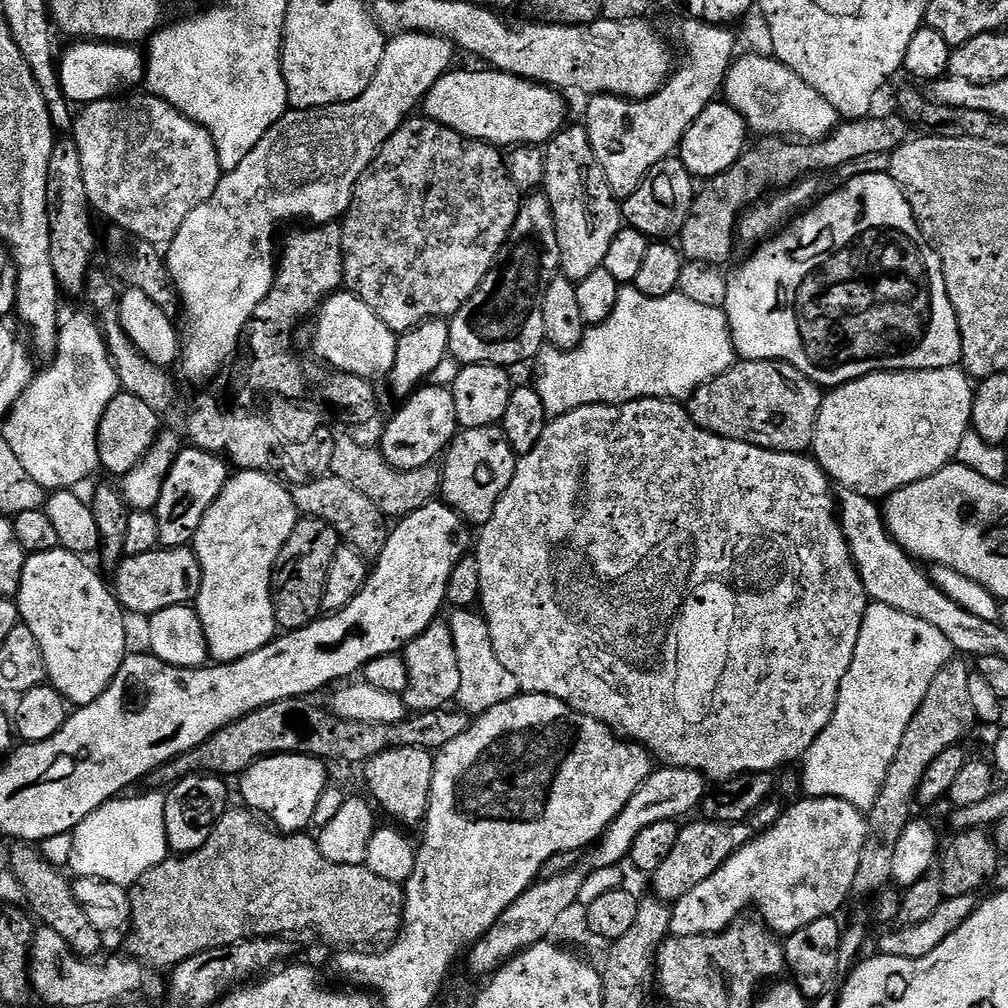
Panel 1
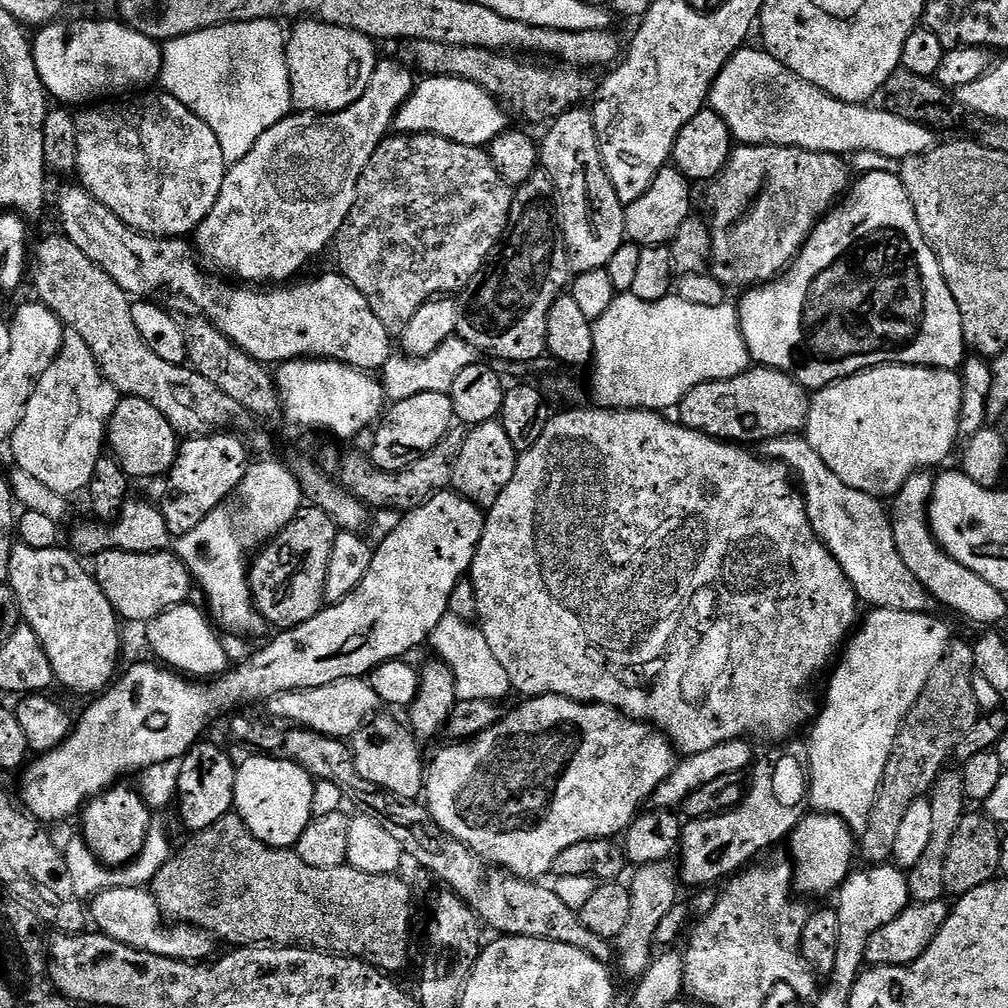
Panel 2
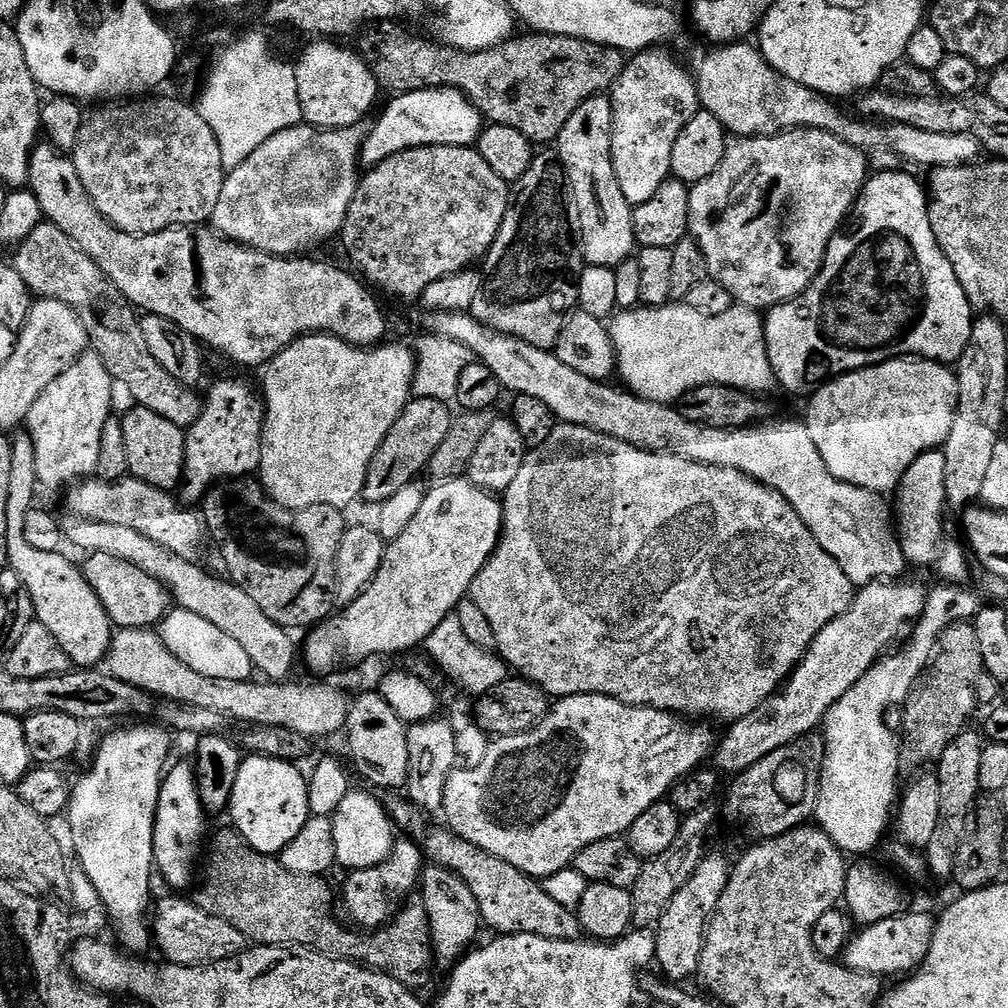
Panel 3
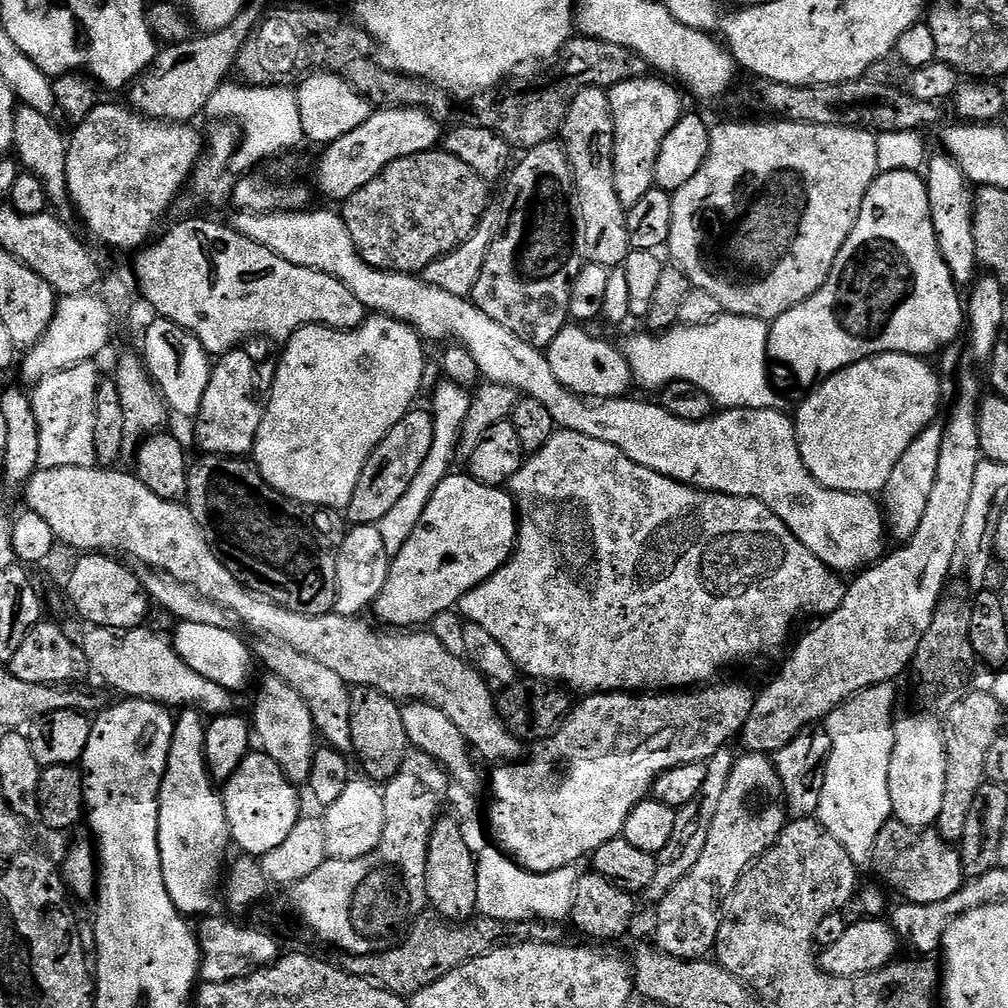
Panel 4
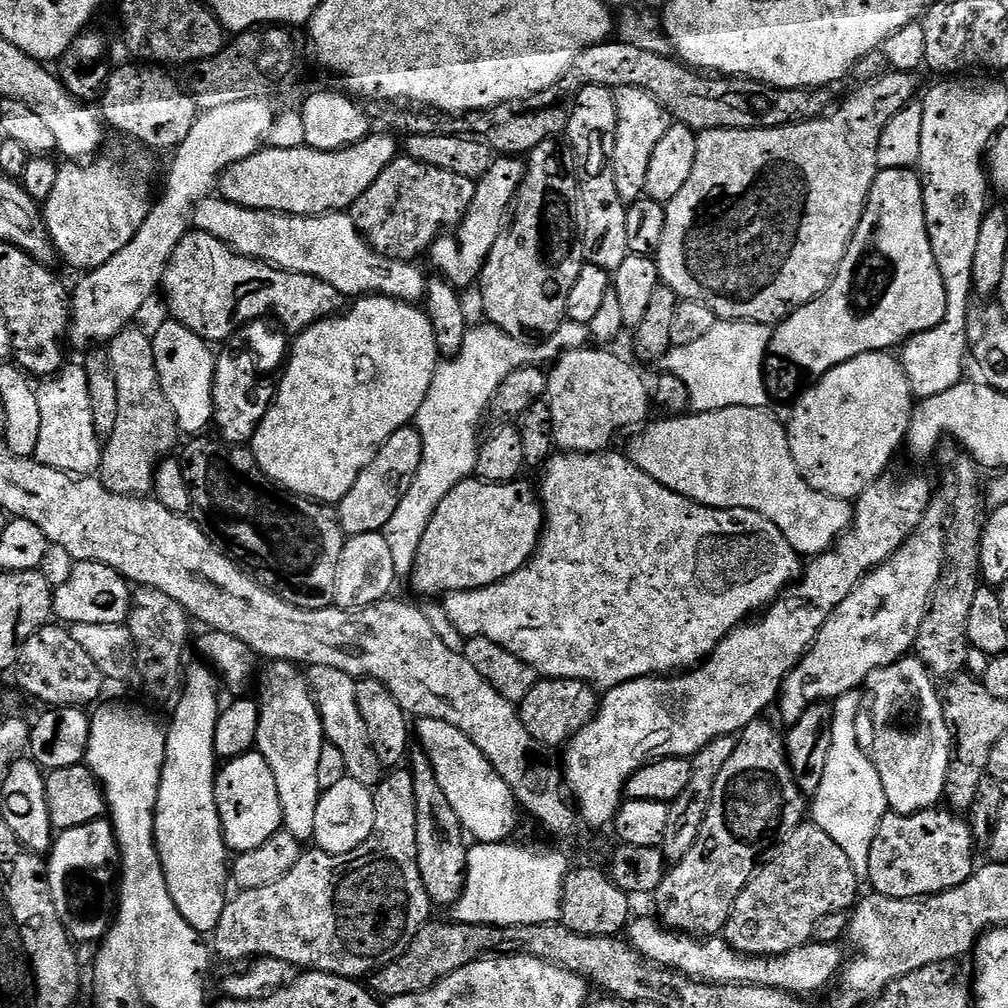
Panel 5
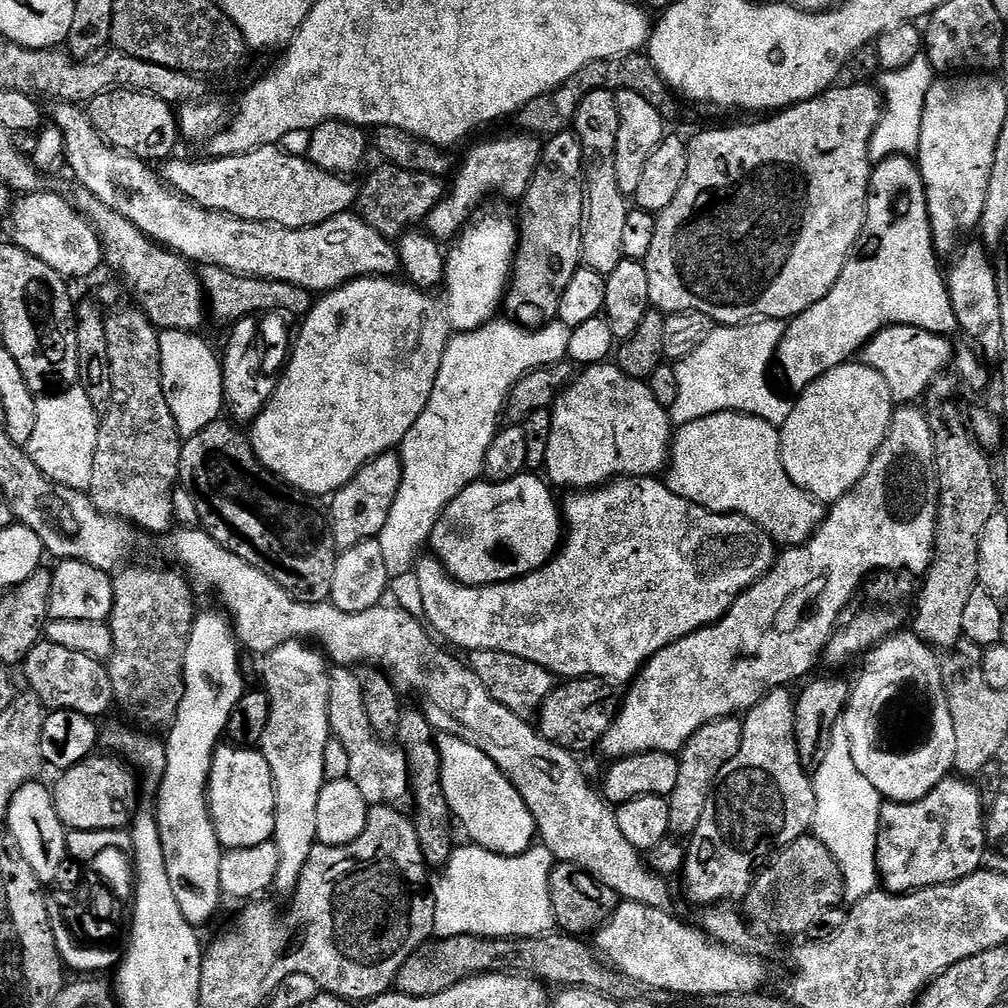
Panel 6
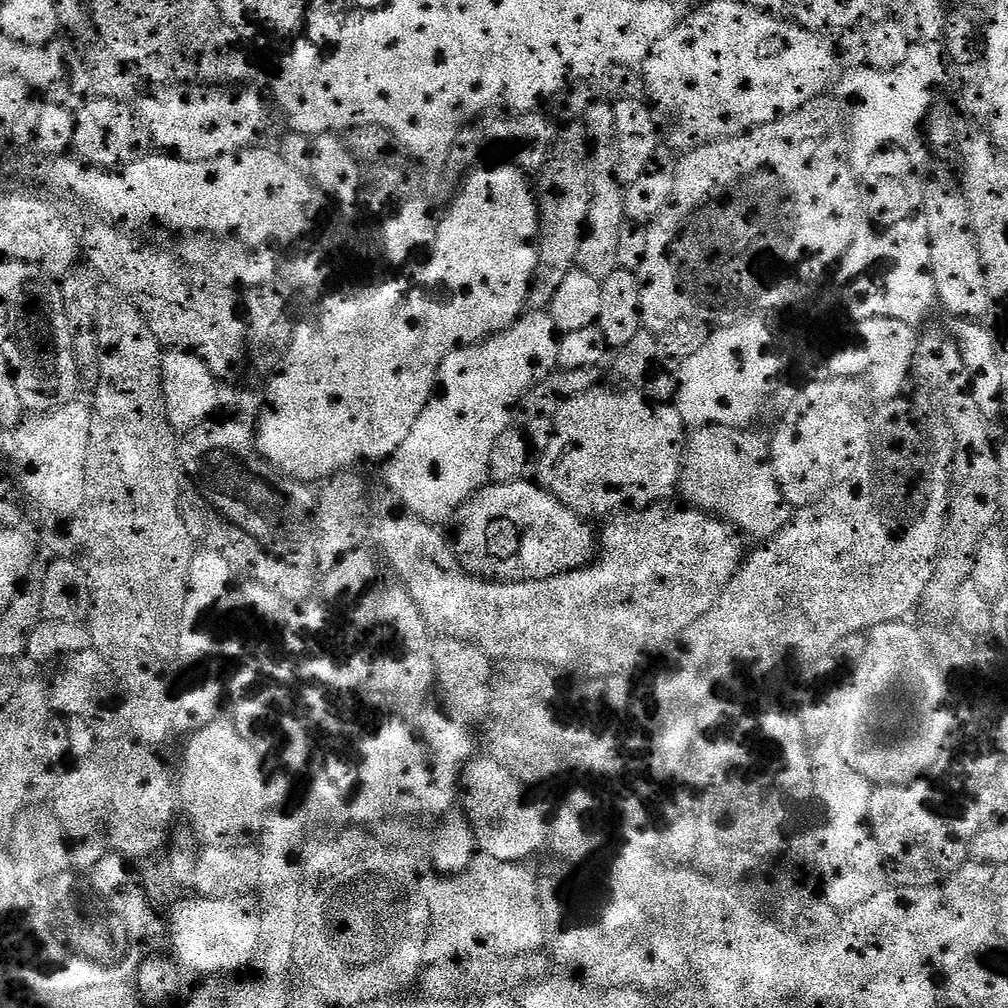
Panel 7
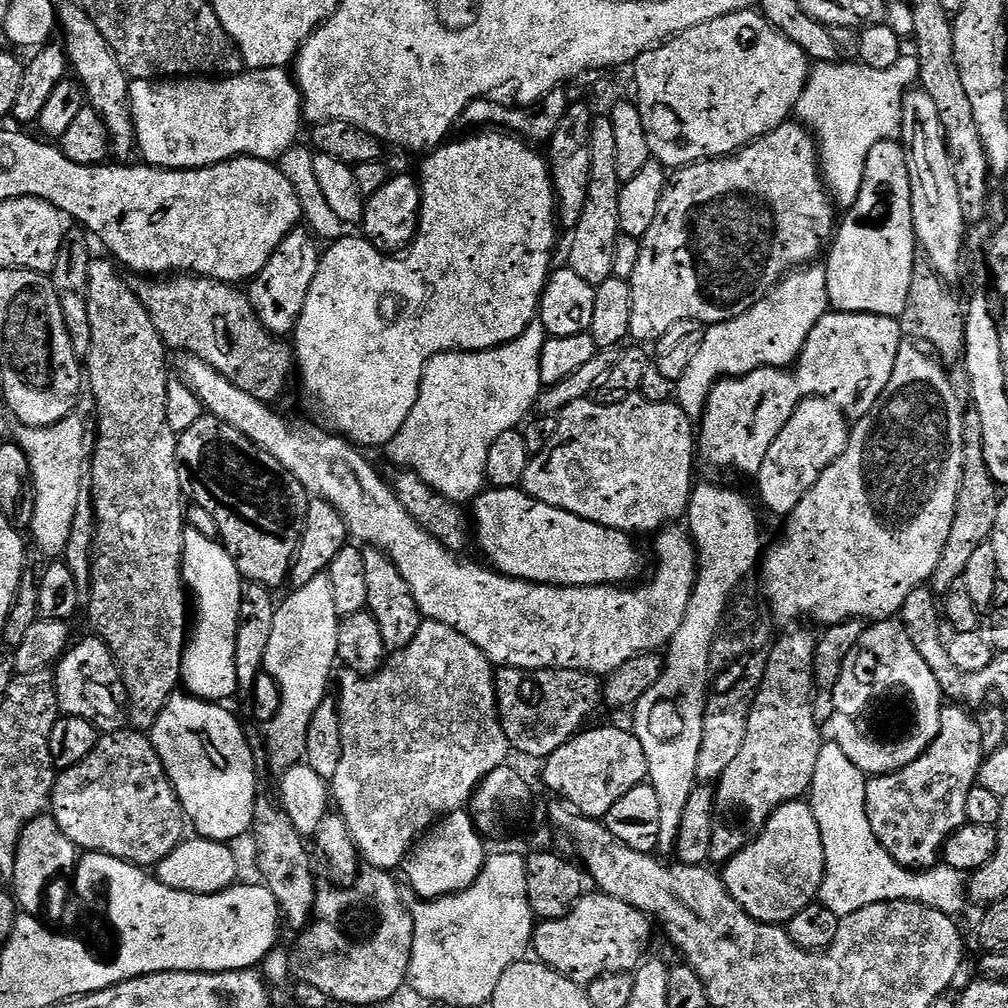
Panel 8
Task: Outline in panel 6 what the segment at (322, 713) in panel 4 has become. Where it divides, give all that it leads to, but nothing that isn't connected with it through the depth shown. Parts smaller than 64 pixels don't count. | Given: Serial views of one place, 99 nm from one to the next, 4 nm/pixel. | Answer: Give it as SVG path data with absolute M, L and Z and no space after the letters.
M336 666L330 672L330 706L328 707L328 726L331 735L338 742L342 742L344 755L346 757L347 779L362 790L362 798L371 806L374 804L390 804L393 806L403 805L403 800L407 801L410 796L409 776L407 758L404 751L395 743L377 736L371 728L370 720L367 717L363 704L362 686L356 677L356 672L348 666Z

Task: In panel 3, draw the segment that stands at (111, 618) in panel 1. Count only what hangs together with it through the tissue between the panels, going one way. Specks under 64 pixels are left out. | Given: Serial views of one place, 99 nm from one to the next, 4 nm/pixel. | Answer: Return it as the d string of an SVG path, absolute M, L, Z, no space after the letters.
M27 430L17 431L12 436L10 463L10 499L6 509L6 522L8 523L6 526L8 568L14 574L18 574L18 578L22 578L22 582L32 599L32 611L35 619L40 620L42 626L46 626L46 630L50 630L50 634L54 634L58 646L62 646L62 650L66 650L66 654L72 659L73 665L77 669L95 669L97 666L105 663L108 647L112 645L114 635L112 619L108 617L106 610L98 602L98 598L92 592L92 587L86 582L83 571L77 565L75 568L64 557L65 553L63 551L47 552L46 550L34 550L34 546L30 546L30 542L26 542L24 537L22 517L37 503L36 488L38 489L40 484L40 479L38 478L38 458L34 456L34 442Z

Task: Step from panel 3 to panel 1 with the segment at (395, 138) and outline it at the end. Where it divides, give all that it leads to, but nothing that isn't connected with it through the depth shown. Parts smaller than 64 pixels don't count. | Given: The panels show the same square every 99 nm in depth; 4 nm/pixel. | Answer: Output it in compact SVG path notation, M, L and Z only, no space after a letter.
M495 70L456 71L447 71L434 82L422 101L422 112L427 119L437 120L471 140L485 140L497 146L544 146L569 123L568 104L557 89Z

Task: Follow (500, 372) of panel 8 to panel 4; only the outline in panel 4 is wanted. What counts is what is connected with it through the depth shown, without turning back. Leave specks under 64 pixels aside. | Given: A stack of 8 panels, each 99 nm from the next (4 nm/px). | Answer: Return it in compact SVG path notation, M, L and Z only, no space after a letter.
M440 382L436 384L431 393L432 405L430 411L434 418L436 433L434 434L434 446L430 446L430 454L426 454L426 462L422 462L422 470L414 477L414 482L410 482L410 490L402 494L401 500L390 509L390 514L382 518L379 530L382 534L382 543L386 545L386 554L391 558L406 546L406 538L414 534L414 526L418 526L418 518L422 518L422 510L426 510L426 502L438 490L438 486L453 471L452 459L455 461L458 456L458 445L460 442L460 431L466 422L466 414L472 405L472 396L469 389L460 388L451 382Z

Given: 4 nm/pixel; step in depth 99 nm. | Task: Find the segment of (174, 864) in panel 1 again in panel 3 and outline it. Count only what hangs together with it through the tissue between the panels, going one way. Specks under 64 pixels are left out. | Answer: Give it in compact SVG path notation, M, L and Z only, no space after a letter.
M227 831L213 838L212 849L208 852L208 881L194 895L194 903L206 910L206 914L230 922L234 930L243 934L245 941L256 946L311 948L335 960L352 960L377 972L385 972L413 990L421 990L431 982L434 973L432 935L423 899L416 898L405 904L399 916L379 930L361 934L351 927L343 928L332 917L332 892L327 879L290 874L276 856L254 850L239 832Z

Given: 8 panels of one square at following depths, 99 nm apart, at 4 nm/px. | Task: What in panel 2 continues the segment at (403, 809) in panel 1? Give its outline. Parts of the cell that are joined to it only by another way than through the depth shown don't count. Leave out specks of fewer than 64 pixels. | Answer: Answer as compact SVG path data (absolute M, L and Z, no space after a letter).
M380 714L368 719L350 738L355 769L373 787L381 788L382 791L402 798L405 802L415 801L416 795L419 797L424 790L425 761L422 762L416 738L405 728L405 725L403 723L400 725L384 715Z

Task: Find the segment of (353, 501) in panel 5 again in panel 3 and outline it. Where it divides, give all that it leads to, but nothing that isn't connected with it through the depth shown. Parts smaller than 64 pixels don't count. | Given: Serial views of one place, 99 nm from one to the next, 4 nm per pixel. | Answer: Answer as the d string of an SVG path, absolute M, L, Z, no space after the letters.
M413 398L402 410L398 422L390 426L390 434L382 442L382 446L374 454L368 467L364 483L363 499L369 500L373 506L386 503L394 494L398 494L407 484L417 479L419 472L428 467L430 458L434 458L434 450L442 446L446 434L450 434L454 412L447 403L435 401L434 398Z

